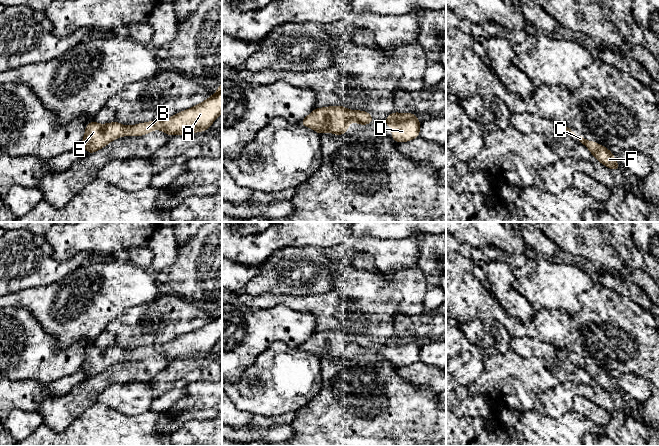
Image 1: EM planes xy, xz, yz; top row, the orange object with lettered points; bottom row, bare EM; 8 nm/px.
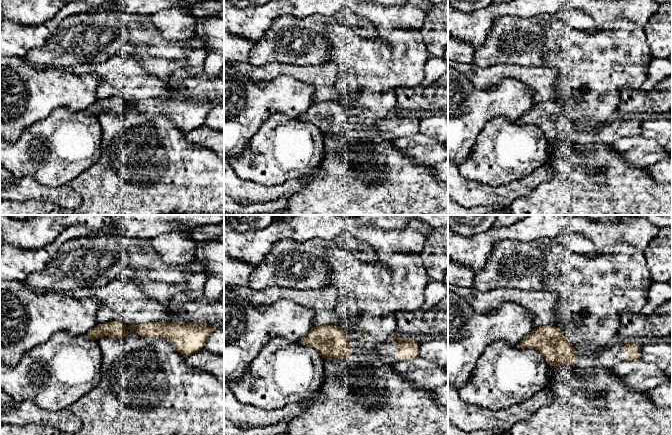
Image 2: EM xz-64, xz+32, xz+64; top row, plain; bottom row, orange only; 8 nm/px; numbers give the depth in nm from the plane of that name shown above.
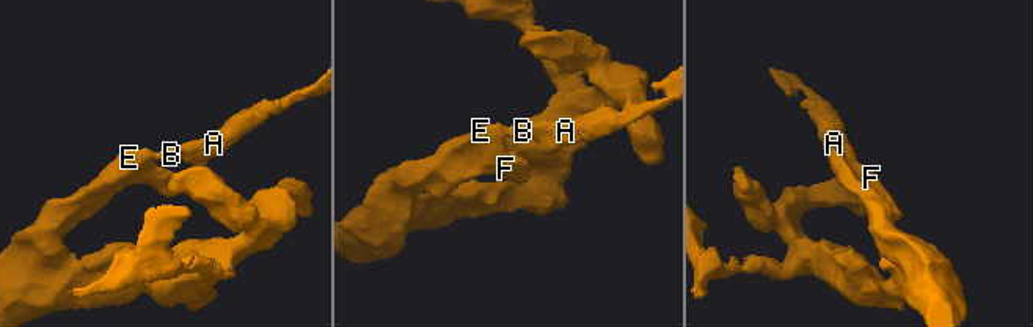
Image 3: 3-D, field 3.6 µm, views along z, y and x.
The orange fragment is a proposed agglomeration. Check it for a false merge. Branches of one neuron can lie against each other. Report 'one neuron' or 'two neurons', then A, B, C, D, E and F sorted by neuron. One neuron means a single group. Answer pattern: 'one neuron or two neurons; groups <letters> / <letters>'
one neuron; groups A B C D E F

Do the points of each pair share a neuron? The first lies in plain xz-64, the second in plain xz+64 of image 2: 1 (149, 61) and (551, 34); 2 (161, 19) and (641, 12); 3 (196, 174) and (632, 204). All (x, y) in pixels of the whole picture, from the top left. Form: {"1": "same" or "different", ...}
{"1": "same", "2": "same", "3": "same"}

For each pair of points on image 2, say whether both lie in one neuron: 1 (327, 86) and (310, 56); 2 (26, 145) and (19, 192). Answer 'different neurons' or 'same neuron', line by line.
1: different neurons
2: different neurons

